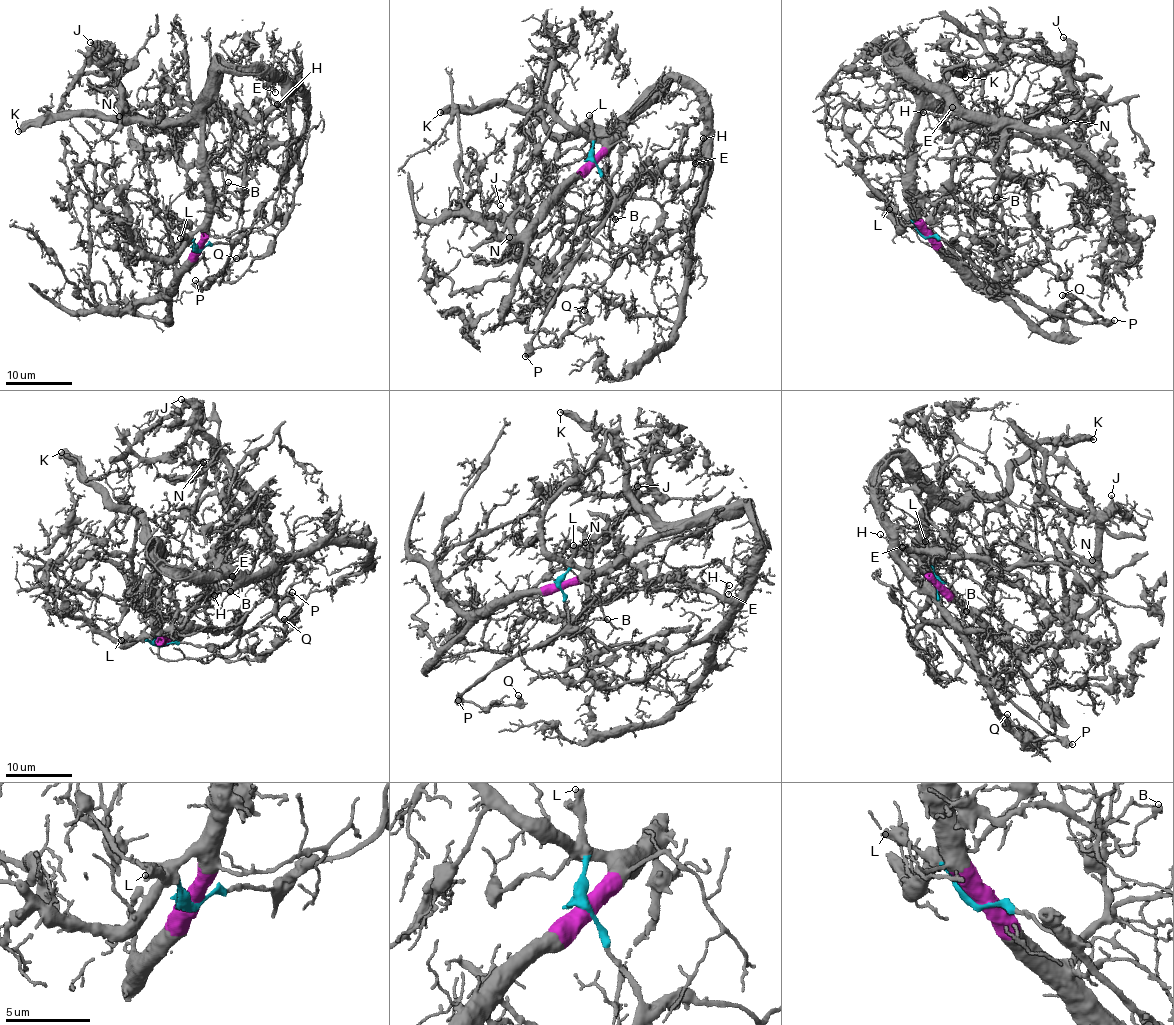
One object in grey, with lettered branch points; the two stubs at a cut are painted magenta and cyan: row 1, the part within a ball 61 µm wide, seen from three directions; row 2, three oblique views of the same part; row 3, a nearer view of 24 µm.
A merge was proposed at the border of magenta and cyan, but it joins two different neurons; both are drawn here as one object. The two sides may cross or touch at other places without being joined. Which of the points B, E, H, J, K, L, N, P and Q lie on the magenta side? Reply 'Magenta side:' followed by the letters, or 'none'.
Magenta side: B, E, H, J, K, N

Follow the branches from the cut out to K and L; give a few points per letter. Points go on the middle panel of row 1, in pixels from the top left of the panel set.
K: (593, 159), (629, 116), (608, 127), (580, 125), (554, 133), (537, 117), (514, 113), (506, 105), (440, 112)
L: (593, 159), (589, 114)

